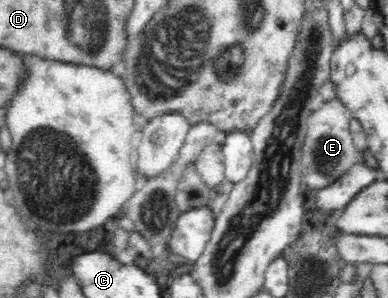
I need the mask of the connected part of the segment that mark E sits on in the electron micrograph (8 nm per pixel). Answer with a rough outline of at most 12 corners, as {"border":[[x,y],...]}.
{"border":[[337,98],[308,119],[302,181],[335,182],[359,162]]}

